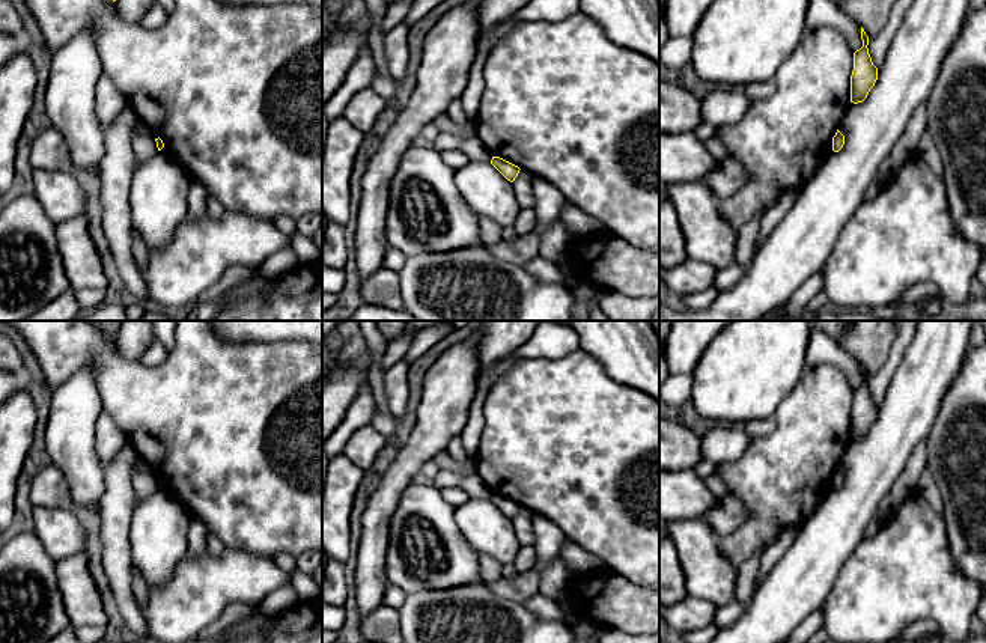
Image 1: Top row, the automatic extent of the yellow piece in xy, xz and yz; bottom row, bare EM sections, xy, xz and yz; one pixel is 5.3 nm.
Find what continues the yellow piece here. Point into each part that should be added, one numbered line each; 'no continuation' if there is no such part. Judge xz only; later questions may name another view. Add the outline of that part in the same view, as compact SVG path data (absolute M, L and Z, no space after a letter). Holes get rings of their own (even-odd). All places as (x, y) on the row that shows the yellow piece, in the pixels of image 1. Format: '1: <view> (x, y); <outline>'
no continuation

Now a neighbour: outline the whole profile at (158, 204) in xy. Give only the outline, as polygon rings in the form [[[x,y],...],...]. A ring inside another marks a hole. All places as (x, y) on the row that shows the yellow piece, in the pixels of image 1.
[[[160,152],[137,161],[129,194],[131,223],[146,247],[158,250],[170,242],[188,214],[191,179]]]

